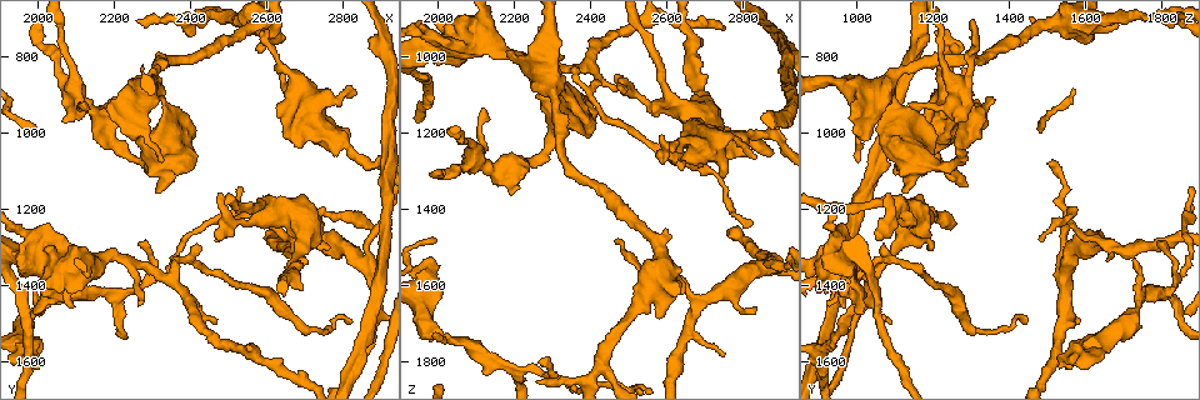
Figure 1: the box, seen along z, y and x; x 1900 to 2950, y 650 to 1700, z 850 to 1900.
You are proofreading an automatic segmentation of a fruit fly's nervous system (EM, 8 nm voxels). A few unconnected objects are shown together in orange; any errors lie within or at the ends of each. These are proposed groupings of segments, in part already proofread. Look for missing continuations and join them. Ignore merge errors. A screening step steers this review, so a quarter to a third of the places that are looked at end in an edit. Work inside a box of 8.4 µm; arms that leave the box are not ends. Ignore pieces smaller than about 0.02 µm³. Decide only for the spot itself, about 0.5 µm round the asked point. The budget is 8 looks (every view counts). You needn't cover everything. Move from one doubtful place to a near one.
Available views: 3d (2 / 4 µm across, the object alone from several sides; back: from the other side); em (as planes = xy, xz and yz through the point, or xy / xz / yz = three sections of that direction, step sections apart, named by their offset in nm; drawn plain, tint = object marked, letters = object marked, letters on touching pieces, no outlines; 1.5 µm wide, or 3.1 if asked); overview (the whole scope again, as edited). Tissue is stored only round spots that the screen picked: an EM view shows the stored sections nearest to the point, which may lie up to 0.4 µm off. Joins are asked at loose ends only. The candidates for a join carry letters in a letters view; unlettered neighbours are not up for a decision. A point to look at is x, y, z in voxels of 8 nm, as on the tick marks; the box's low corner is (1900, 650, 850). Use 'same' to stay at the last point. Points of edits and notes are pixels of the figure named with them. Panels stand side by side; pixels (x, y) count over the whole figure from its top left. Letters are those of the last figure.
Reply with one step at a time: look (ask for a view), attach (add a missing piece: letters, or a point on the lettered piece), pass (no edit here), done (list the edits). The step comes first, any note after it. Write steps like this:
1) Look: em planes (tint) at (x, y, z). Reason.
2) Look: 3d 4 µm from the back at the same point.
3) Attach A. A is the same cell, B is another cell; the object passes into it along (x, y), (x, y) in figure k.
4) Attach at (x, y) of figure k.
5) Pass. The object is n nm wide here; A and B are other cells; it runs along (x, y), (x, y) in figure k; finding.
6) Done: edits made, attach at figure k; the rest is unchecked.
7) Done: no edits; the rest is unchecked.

Look: em 3.1 µm planes (letters) at (2625, 965, 1225). Thick end.

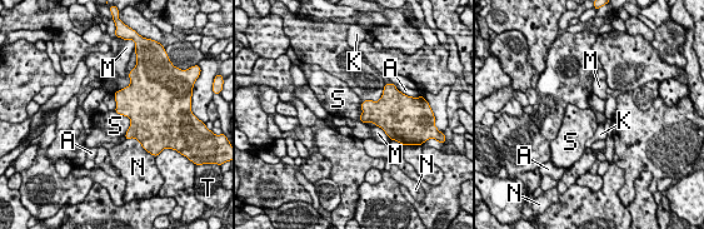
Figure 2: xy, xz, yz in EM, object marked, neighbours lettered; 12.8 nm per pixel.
Pass. The longest contact is with S, 360 nm; A, K, M, N, S and T are other cells; a border runs along (114, 110), (129, 119), (125, 135) in figure 2; none of them fits.

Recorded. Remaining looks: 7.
Look: 3d 4 µm at (2115, 925, 1135). Branch stops here.

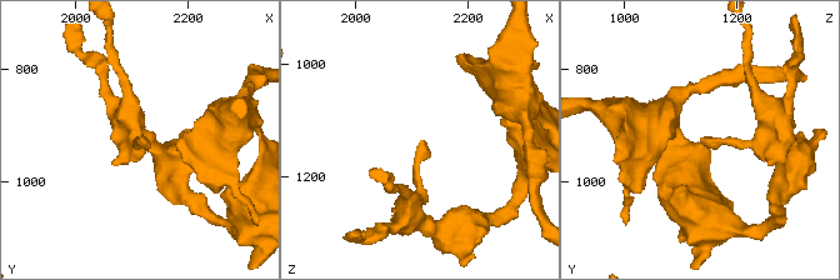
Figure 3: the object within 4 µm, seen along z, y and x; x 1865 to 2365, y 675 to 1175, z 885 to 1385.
Look: em yz step 8 (tint) at (2120, 925, 1135).

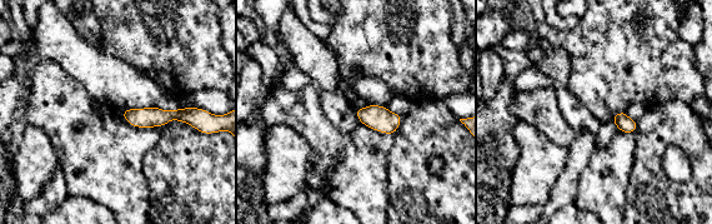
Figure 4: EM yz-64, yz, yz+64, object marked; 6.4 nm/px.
Look: em planes (letters) at the same point. Another direction.

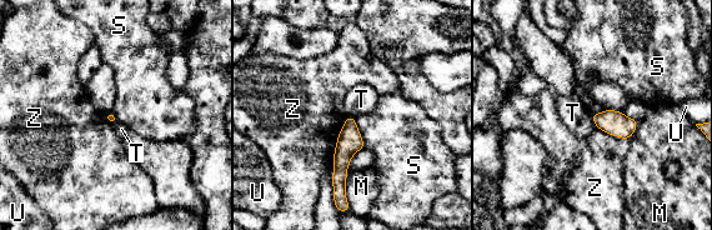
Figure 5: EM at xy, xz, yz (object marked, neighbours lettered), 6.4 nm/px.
Pass. M, S, T, U and Z are other cells; a border runs along (590, 115), (596, 126) in figure 5; no lettered piece goes on from it.

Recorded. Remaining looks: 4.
Look: 3d 4 µm from the back at (2830, 895, 1265). An open end.

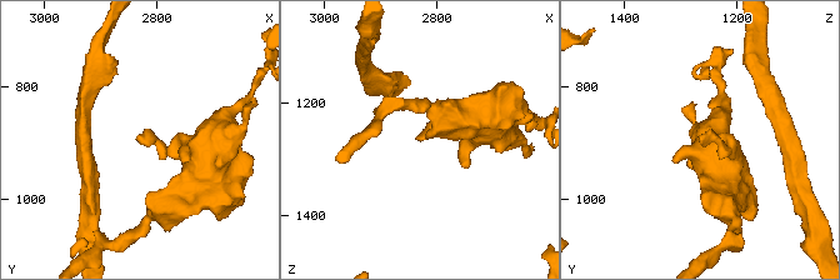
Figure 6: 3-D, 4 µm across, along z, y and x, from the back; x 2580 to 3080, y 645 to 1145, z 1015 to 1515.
Look: em xy step 8 (tint) at (2835, 885, 1265).

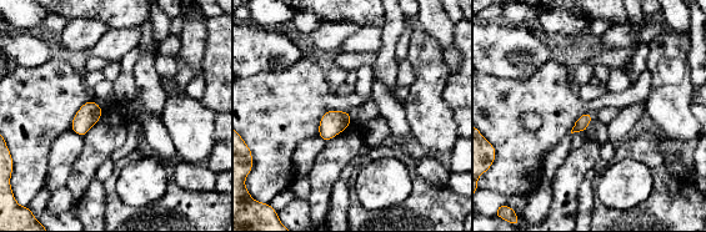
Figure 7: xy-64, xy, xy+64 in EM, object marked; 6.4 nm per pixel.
Look: em planes (letters) at the same point. Another direction.

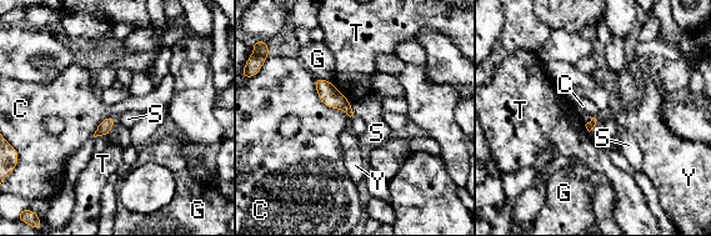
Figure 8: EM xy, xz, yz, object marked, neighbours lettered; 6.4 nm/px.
Pass. The longest contact is with C, 360 nm; C, G, S, T and Y are other cells; none of them fits.

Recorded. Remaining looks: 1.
Done: no edits; the rest is unchecked.

